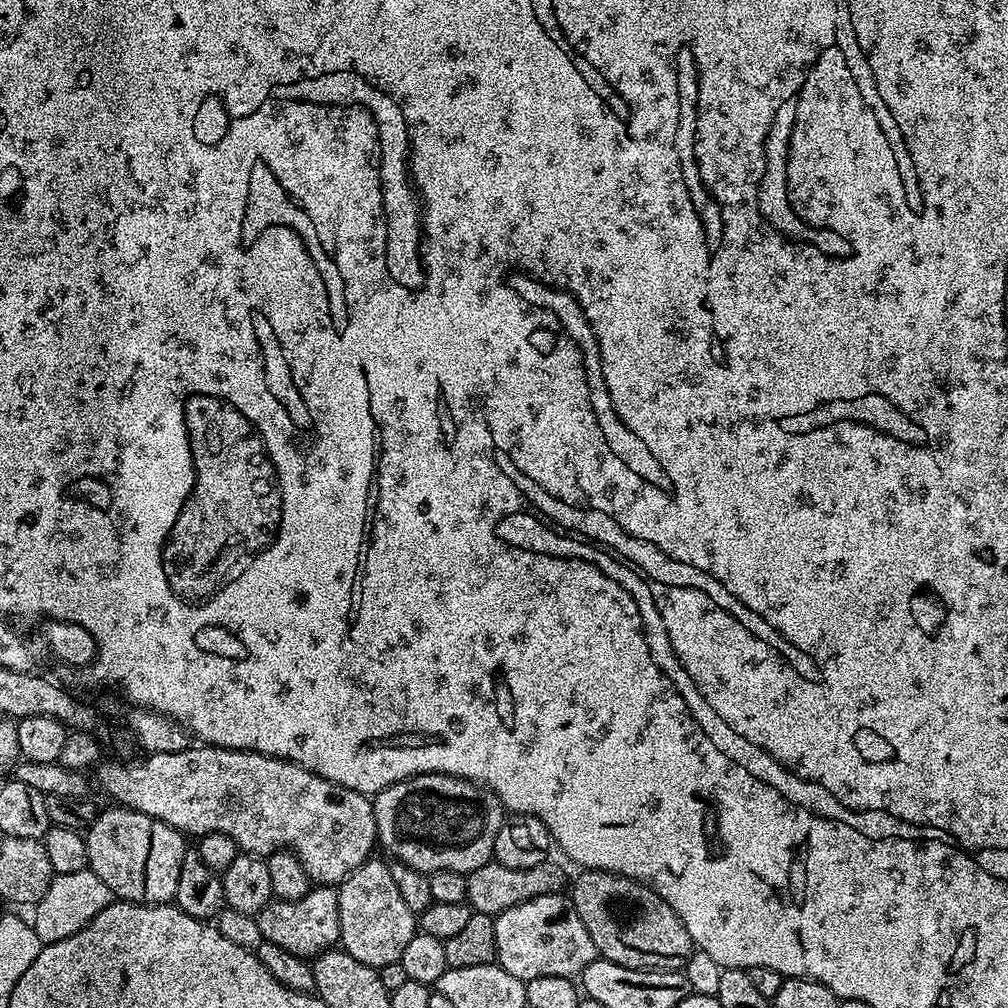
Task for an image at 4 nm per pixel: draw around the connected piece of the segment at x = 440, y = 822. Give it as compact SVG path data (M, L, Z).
M431 772L411 776L386 790L375 793L372 800L376 839L397 864L405 864L419 872L433 873L438 870L454 870L465 874L486 866L493 859L494 838L506 819L506 809L496 795L483 784Z

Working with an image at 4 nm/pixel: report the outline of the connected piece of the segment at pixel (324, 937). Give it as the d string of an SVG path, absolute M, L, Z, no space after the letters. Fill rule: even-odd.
M313 886L306 898L297 900L273 899L255 918L265 944L282 946L282 950L295 956L315 958L323 952L333 951L340 944L338 892L332 886Z

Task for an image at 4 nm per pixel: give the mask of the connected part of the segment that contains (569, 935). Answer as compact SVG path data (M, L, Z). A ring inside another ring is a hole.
M560 892L530 898L501 912L494 919L494 942L495 963L506 974L525 982L543 976L570 980L583 974L586 966L598 958L594 938L586 934L586 926L582 926L571 899Z

